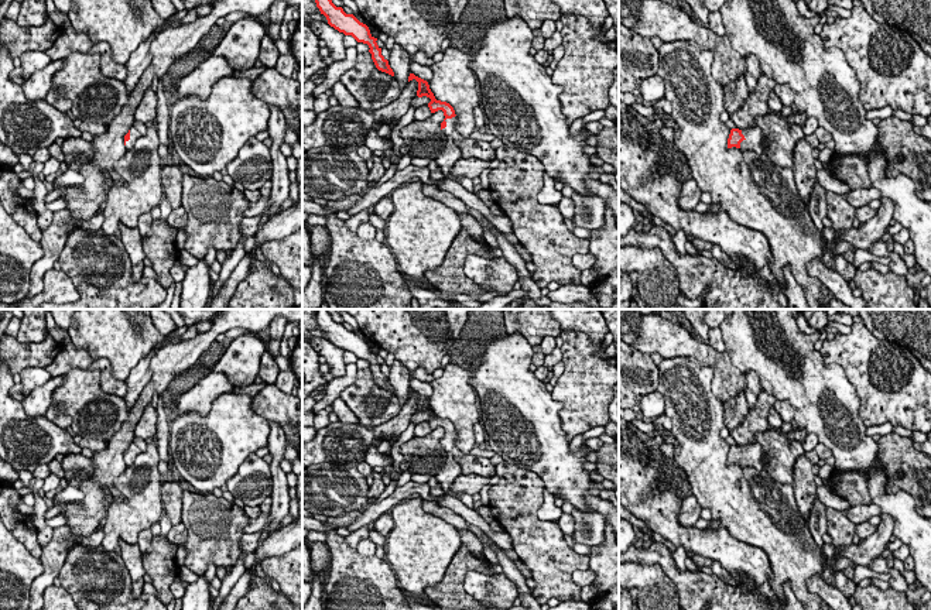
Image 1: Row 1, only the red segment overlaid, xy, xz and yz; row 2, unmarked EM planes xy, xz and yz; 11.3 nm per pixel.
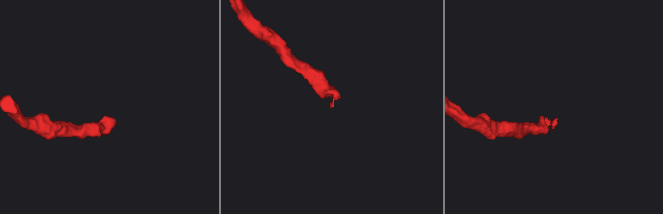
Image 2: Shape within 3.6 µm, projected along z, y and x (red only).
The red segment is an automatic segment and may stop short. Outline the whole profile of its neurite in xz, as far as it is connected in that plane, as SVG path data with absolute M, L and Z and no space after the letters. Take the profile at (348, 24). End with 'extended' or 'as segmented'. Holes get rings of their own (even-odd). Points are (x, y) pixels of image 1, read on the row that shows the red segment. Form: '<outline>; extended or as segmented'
M315 0L315 3L321 14L326 17L331 27L339 32L343 32L345 35L352 35L357 42L367 44L376 68L394 76L389 61L381 55L381 48L376 42L377 38L370 34L366 24L360 23L353 14L346 14L343 8L336 7L332 0Z; as segmented

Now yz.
M757 126L745 130L732 128L728 138L728 148L736 147L740 150L753 150L757 154L761 154L761 137L763 133Z; extended

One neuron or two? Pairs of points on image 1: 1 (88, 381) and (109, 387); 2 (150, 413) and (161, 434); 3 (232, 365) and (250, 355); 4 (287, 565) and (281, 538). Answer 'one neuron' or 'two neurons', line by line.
1: two neurons
2: two neurons
3: one neuron
4: two neurons

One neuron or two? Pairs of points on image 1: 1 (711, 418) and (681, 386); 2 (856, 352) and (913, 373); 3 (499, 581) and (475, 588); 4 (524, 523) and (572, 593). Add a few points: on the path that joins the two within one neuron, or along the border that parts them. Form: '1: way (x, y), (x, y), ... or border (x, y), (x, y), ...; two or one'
1: way (702, 410), (688, 394); one
2: way (870, 365), (882, 372), (899, 372); one
3: way (493, 579), (483, 579), (481, 582); one
4: way (534, 540), (551, 561), (551, 571), (555, 576); one

